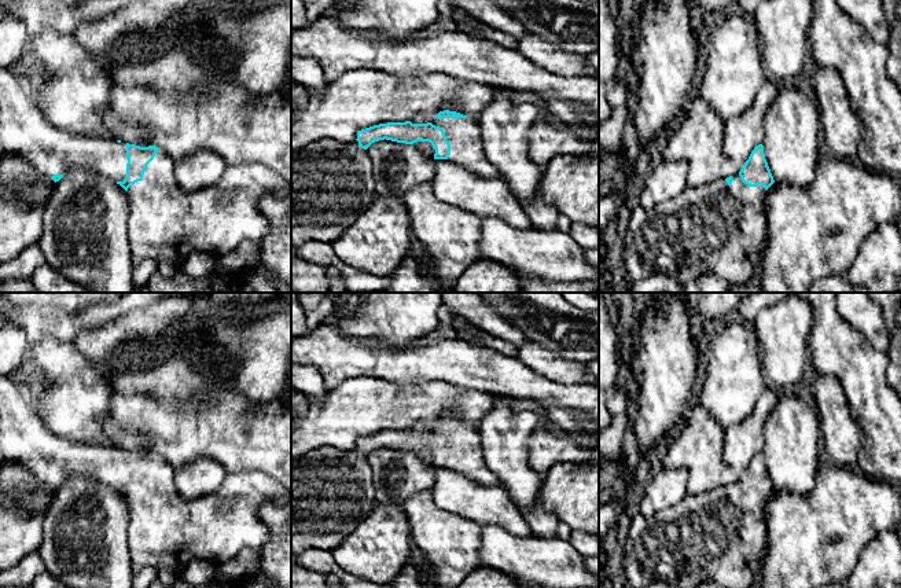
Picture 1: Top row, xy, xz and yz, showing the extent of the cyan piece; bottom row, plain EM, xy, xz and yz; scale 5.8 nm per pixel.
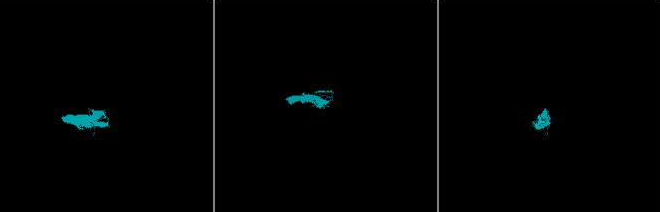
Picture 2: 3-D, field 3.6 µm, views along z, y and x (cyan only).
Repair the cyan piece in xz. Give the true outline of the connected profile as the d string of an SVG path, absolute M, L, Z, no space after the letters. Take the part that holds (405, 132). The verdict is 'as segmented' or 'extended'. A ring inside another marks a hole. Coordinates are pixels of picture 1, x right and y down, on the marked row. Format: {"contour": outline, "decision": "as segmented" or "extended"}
{"contour": "M456 111L374 125L358 131L353 144L367 150L385 139L412 144L434 159L448 159L477 176L501 177L483 152L479 121Z", "decision": "extended"}

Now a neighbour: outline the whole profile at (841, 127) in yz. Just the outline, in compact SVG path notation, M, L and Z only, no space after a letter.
M819 67L813 88L821 131L832 155L856 161L861 125L852 110L839 73L830 67Z

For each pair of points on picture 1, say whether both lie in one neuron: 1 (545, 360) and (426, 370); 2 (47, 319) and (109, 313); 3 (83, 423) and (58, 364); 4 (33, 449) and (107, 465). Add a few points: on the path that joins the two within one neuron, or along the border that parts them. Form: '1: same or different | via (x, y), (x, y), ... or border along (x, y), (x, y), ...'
1: different | border along (515, 357), (548, 379)
2: same | via (62, 320), (94, 318)
3: same | via (77, 408), (77, 383), (73, 379)
4: same | via (51, 455), (58, 459), (89, 460)

